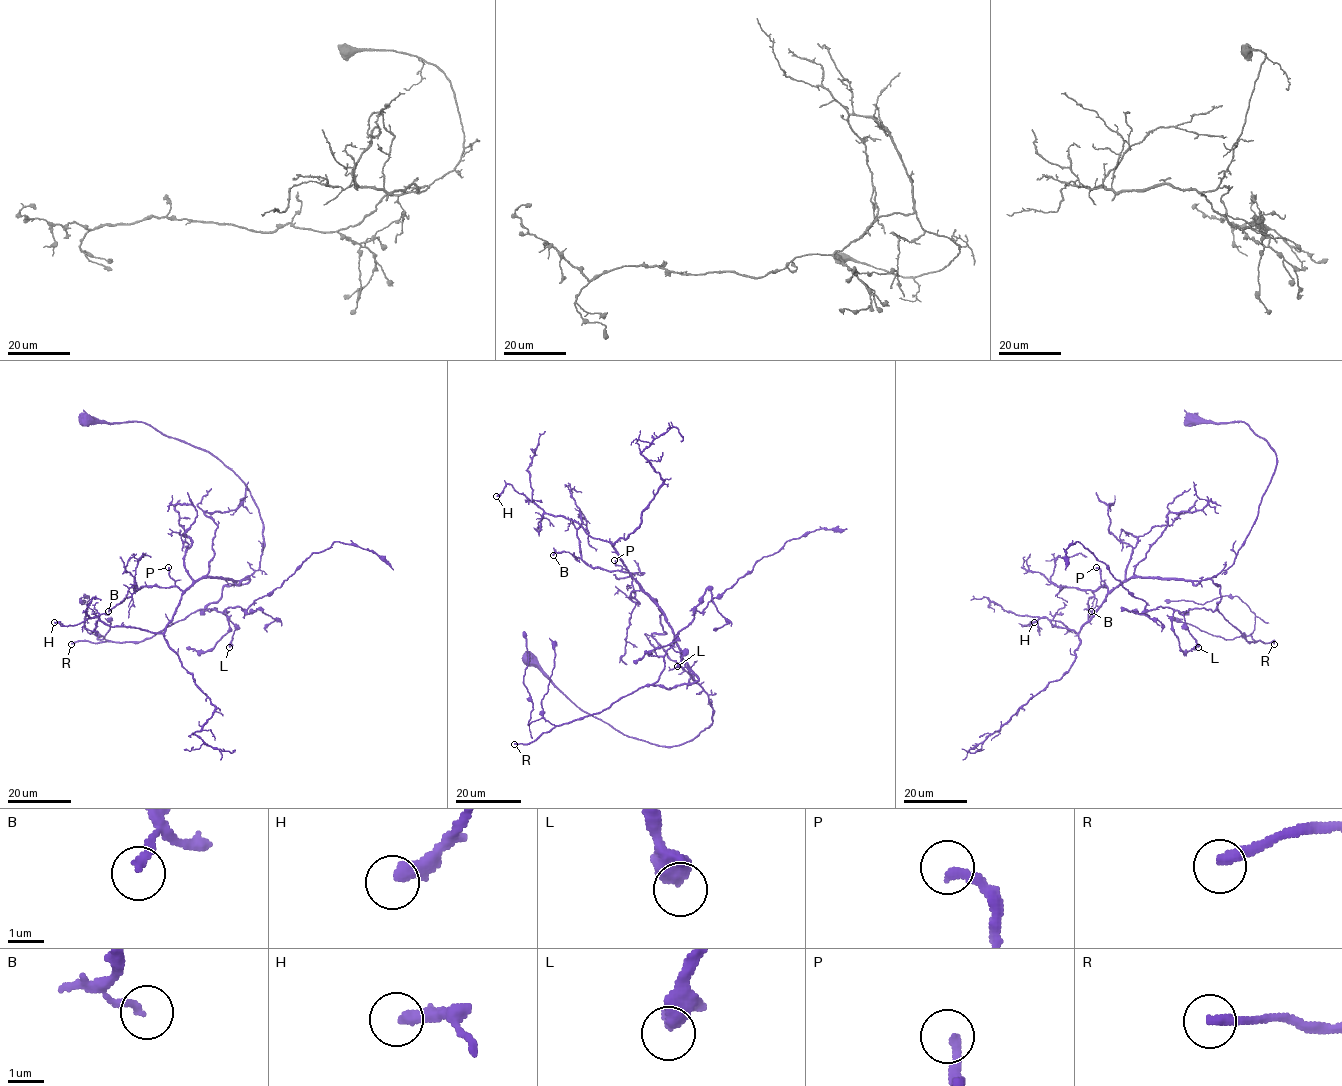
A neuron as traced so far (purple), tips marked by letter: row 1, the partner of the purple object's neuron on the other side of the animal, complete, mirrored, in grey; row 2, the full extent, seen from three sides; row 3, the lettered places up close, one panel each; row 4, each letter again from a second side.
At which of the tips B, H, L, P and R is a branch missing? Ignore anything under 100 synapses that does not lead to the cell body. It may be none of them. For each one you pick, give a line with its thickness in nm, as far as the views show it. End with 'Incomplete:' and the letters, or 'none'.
R: Thickness 300 nm
Incomplete: R

